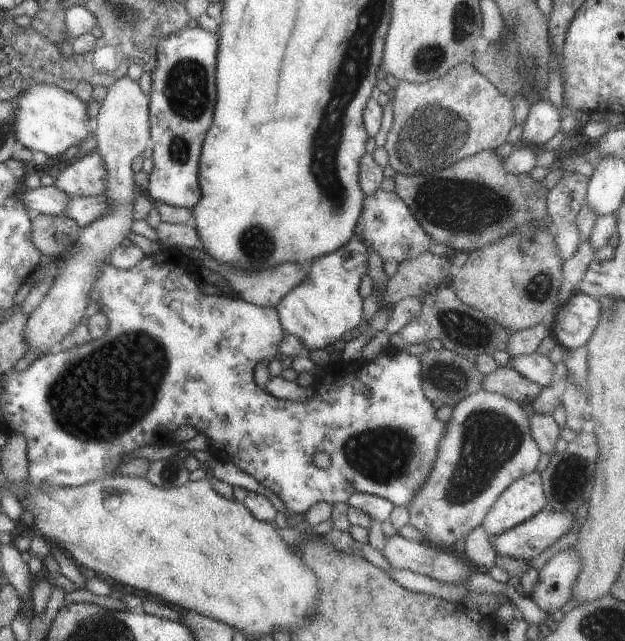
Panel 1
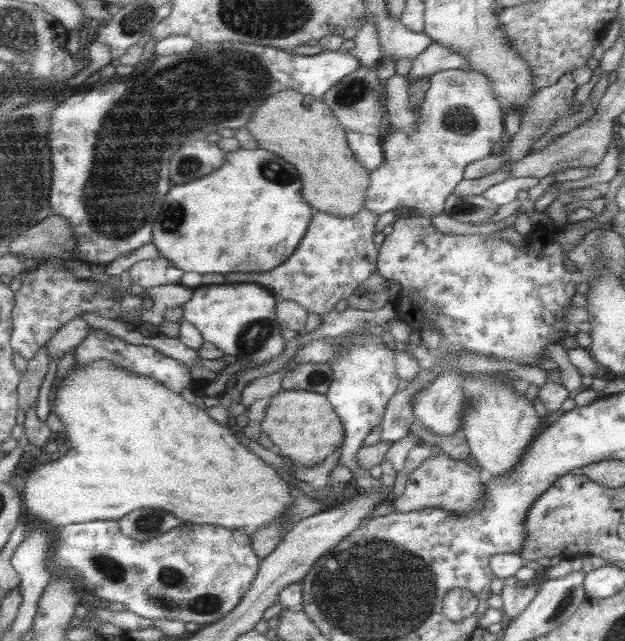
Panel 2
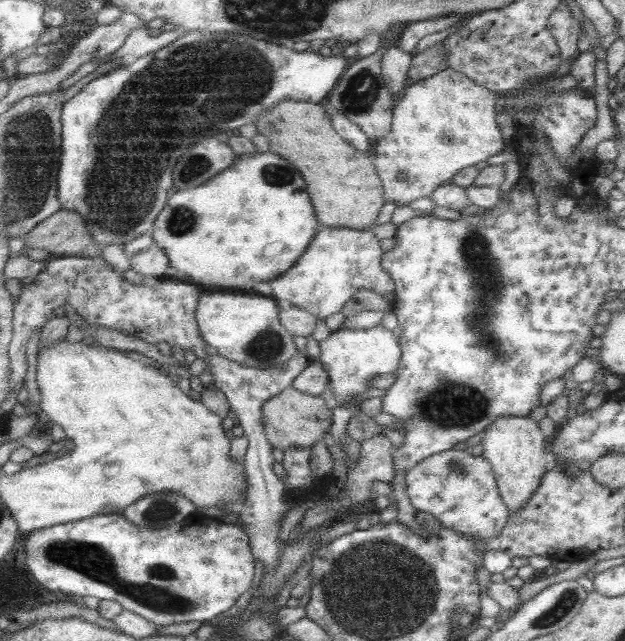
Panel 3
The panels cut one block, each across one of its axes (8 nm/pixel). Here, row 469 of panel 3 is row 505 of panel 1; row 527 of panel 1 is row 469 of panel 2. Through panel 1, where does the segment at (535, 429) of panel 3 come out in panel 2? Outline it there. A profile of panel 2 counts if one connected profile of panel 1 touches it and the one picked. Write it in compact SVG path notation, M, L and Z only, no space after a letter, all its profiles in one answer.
M472 374L465 383L467 394L466 410L462 429L476 464L486 470L491 478L512 472L522 454L530 448L538 434L543 419L536 413L535 405L523 393L512 391L511 387L496 383L492 375Z

